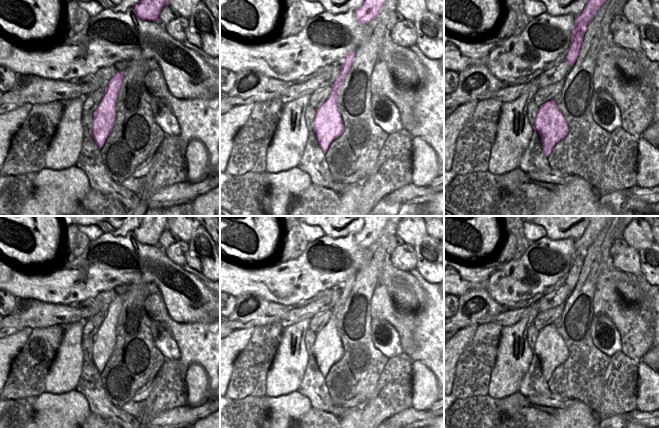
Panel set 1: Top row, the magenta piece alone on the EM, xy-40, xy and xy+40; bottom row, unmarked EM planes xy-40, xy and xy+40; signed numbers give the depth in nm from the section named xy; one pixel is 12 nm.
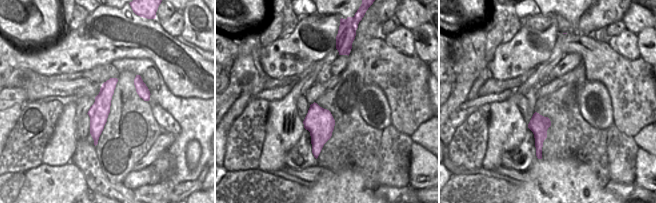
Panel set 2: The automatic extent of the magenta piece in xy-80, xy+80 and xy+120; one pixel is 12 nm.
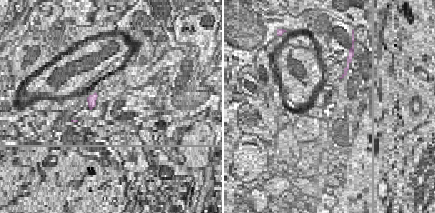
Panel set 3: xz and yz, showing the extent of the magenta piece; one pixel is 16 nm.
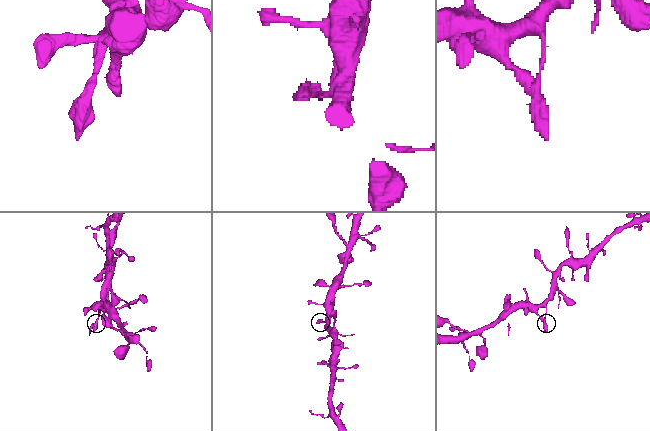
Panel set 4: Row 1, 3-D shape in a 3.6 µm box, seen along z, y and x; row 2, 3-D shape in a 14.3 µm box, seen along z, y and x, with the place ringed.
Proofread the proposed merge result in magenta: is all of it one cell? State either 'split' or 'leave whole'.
leave whole

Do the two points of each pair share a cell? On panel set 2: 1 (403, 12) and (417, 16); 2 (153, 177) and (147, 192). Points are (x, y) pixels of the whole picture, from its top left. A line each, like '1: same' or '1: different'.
1: same
2: different

